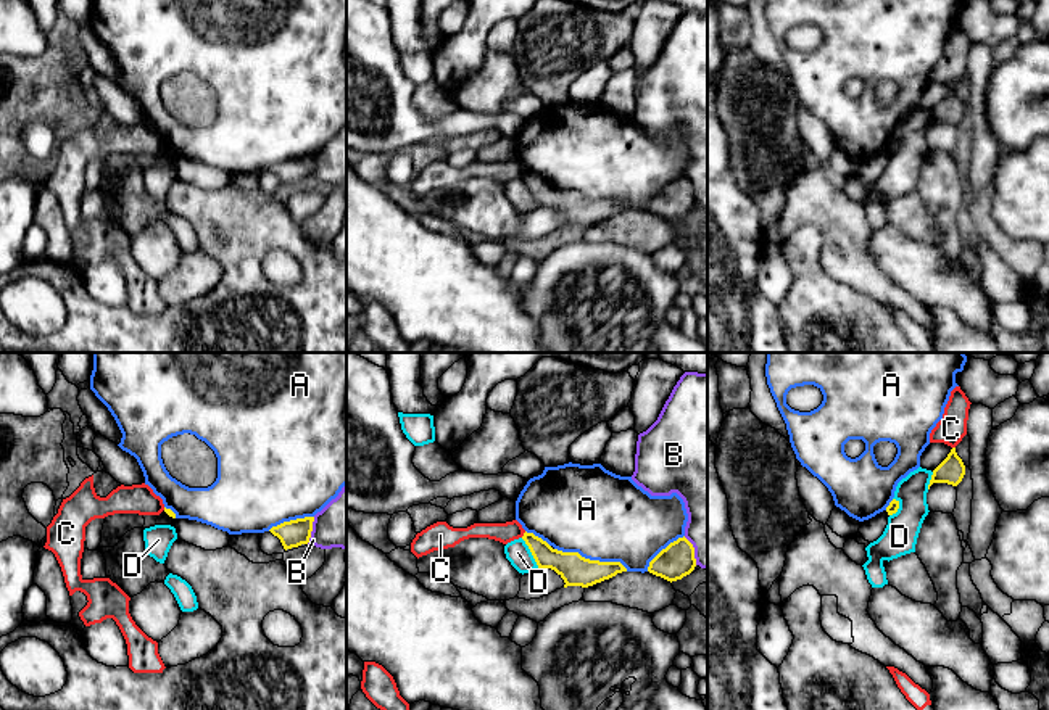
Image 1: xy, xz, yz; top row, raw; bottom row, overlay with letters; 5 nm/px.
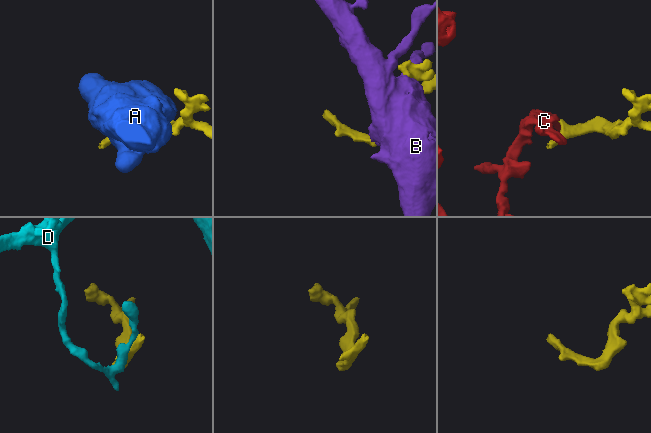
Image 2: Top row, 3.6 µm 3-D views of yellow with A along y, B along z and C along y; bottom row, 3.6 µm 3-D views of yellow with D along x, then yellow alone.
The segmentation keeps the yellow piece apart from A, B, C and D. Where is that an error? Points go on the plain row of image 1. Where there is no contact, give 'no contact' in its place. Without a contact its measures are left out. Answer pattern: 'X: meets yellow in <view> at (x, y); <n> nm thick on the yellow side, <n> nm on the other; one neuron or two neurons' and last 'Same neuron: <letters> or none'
A: meets yellow in xz at (592, 200); 160 nm thick on the yellow side, 440 nm on the other; two neurons
B: meets yellow in xy at (311, 169); 140 nm thick on the yellow side, 260 nm on the other; two neurons
C: meets yellow in xz at (524, 174); 120 nm thick on the yellow side, 100 nm on the other; two neurons
D: meets yellow in xz at (530, 190); 160 nm thick on the yellow side, 120 nm on the other; two neurons
Same neuron: none

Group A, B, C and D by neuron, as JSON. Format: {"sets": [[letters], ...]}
{"sets": [["A"], ["B"], ["C"], ["D"]]}

